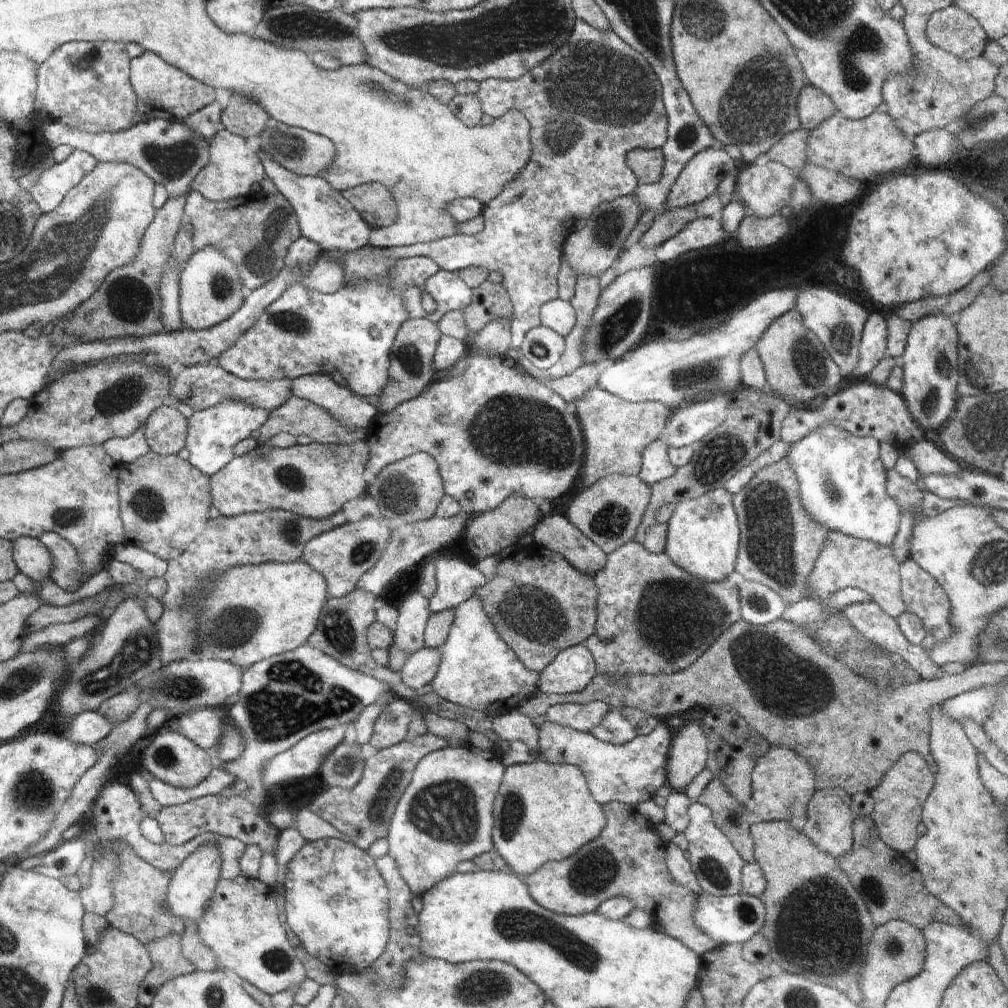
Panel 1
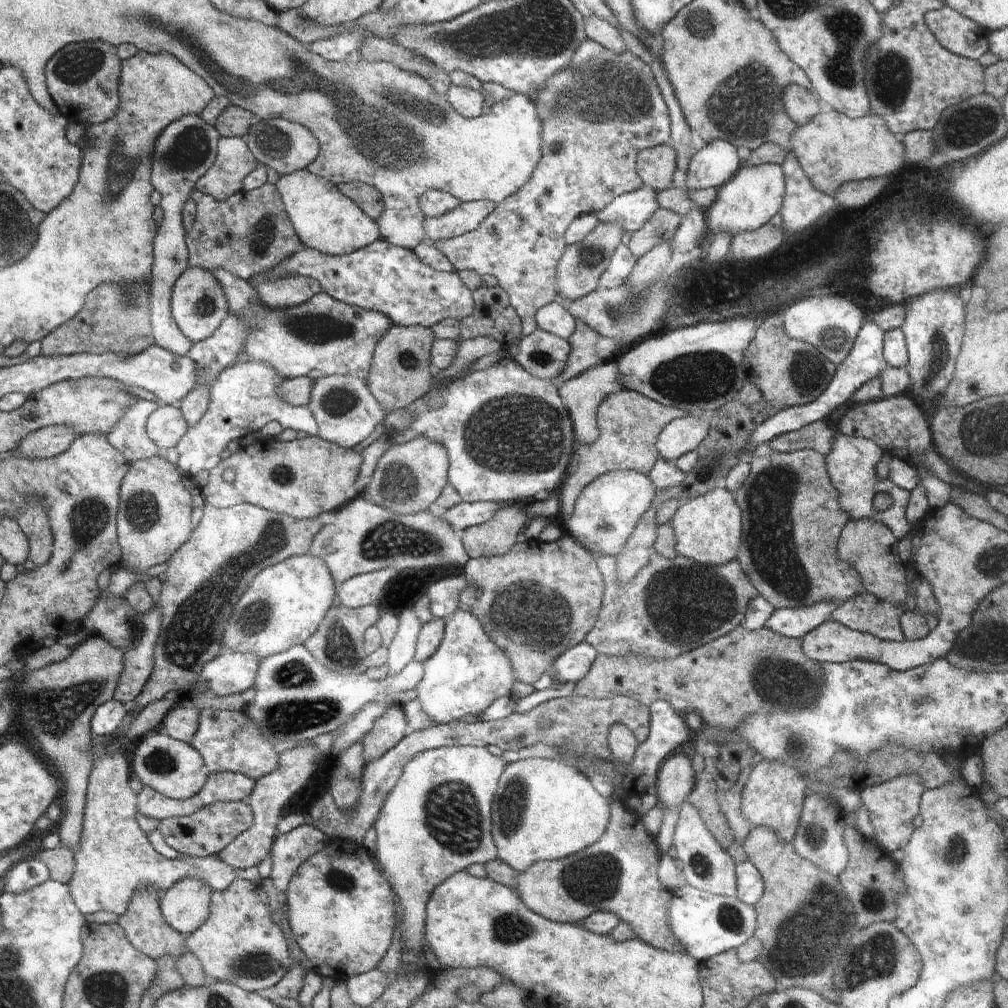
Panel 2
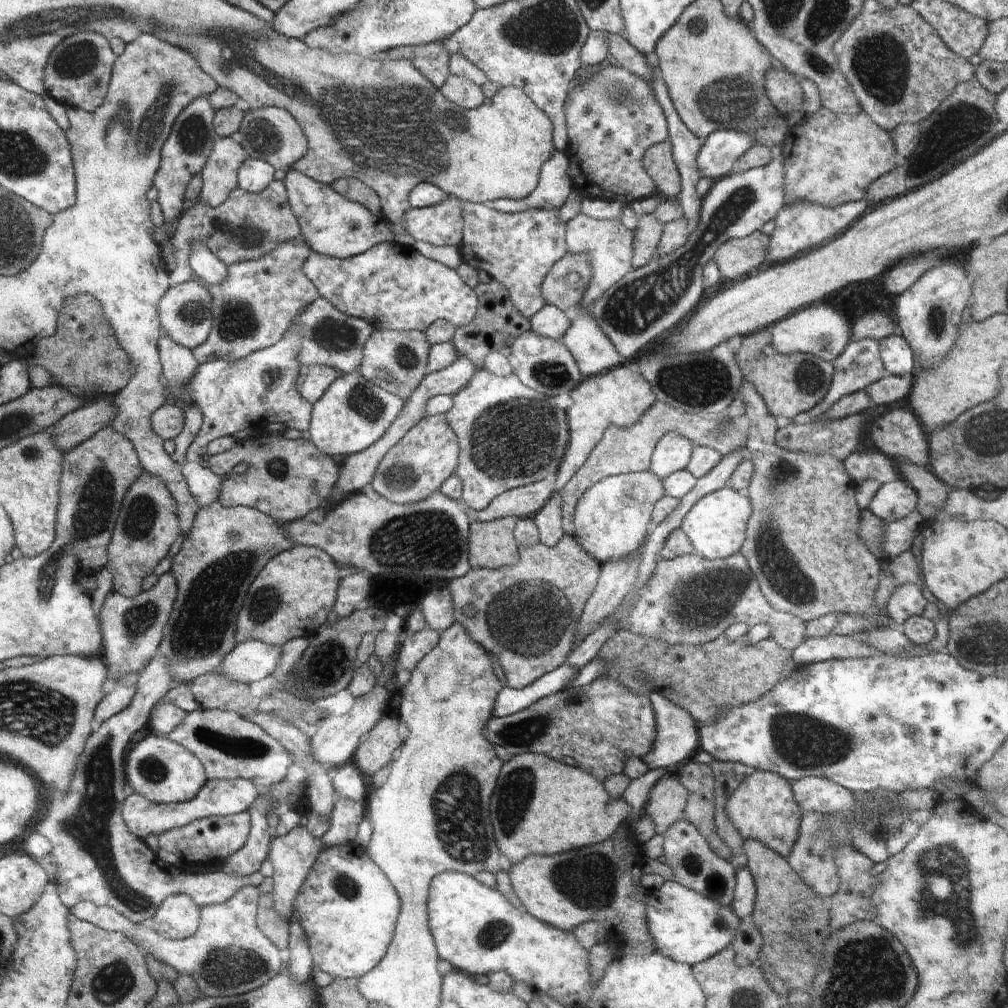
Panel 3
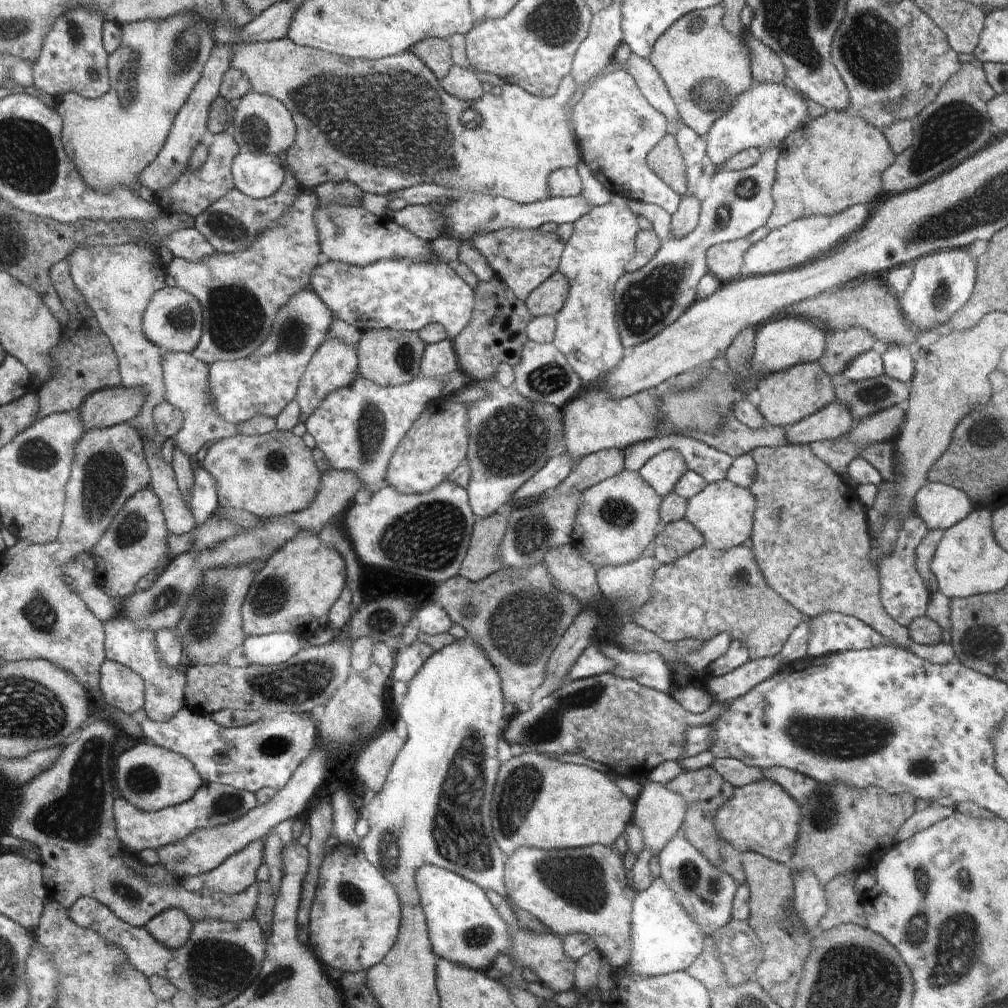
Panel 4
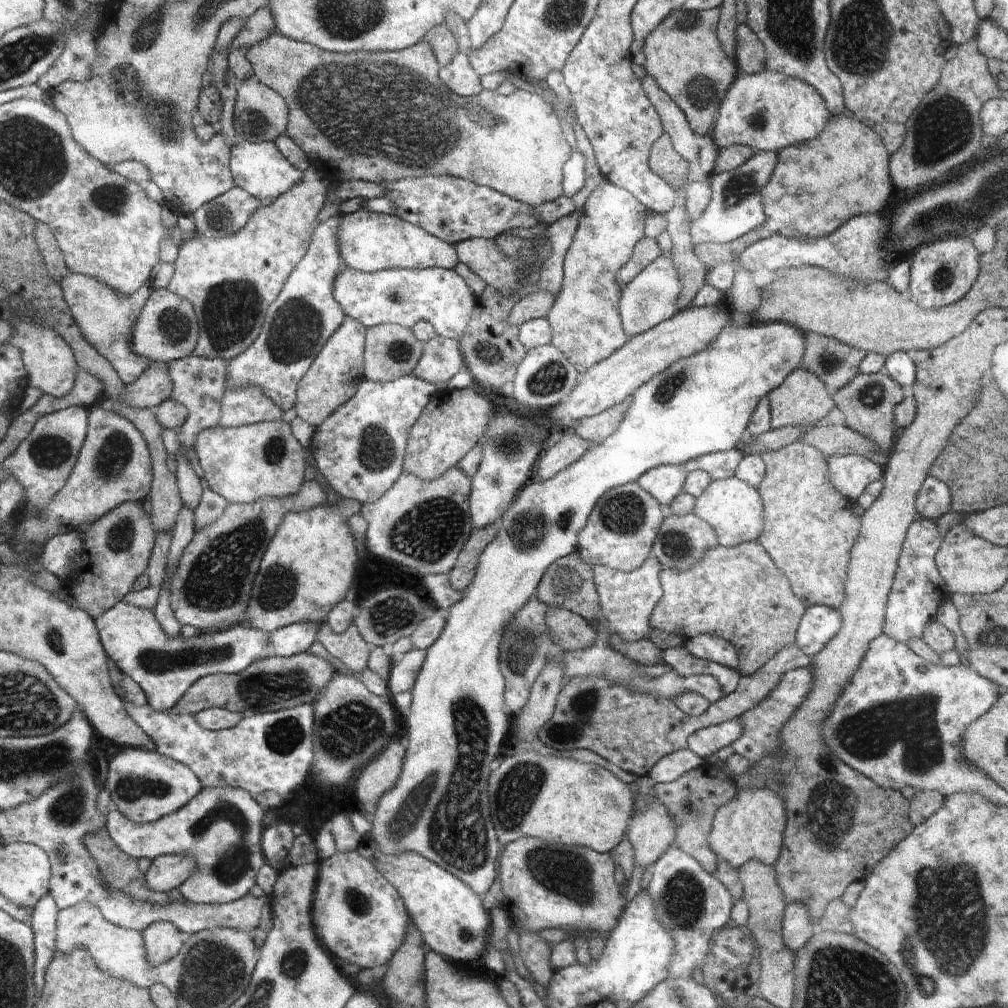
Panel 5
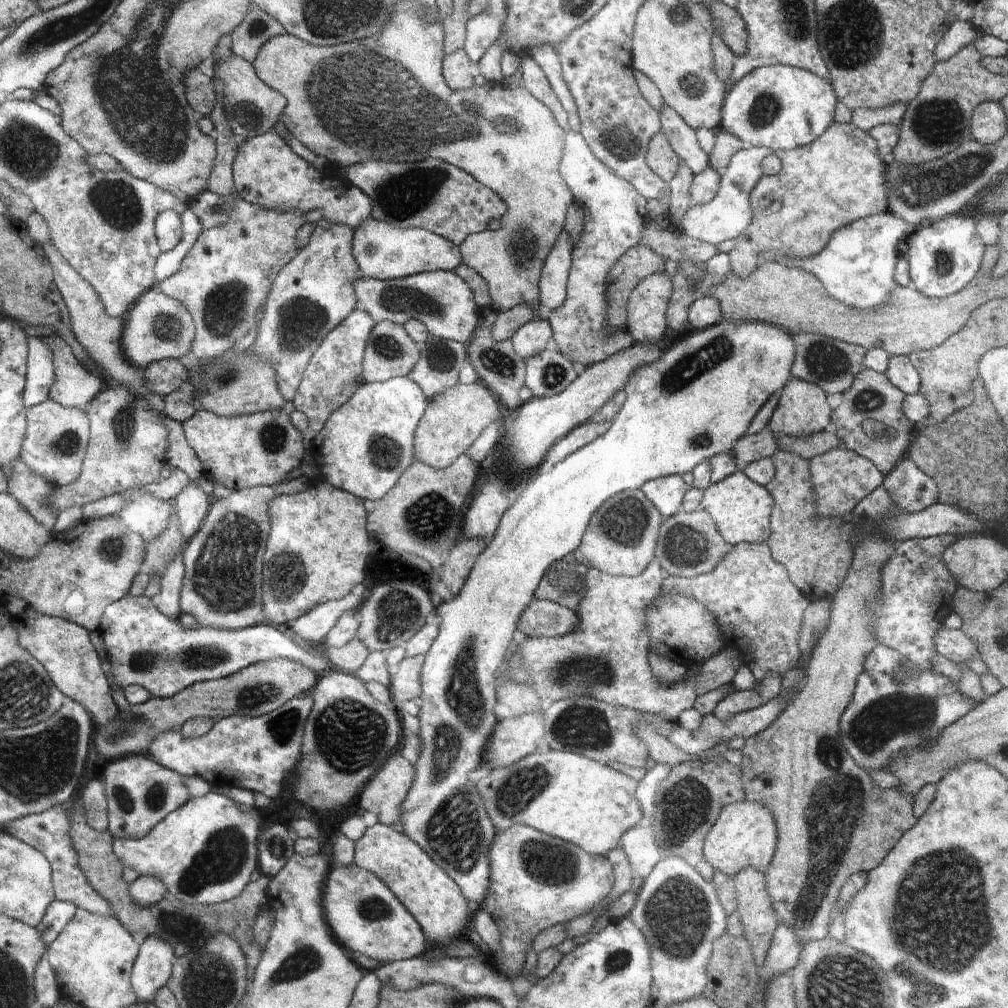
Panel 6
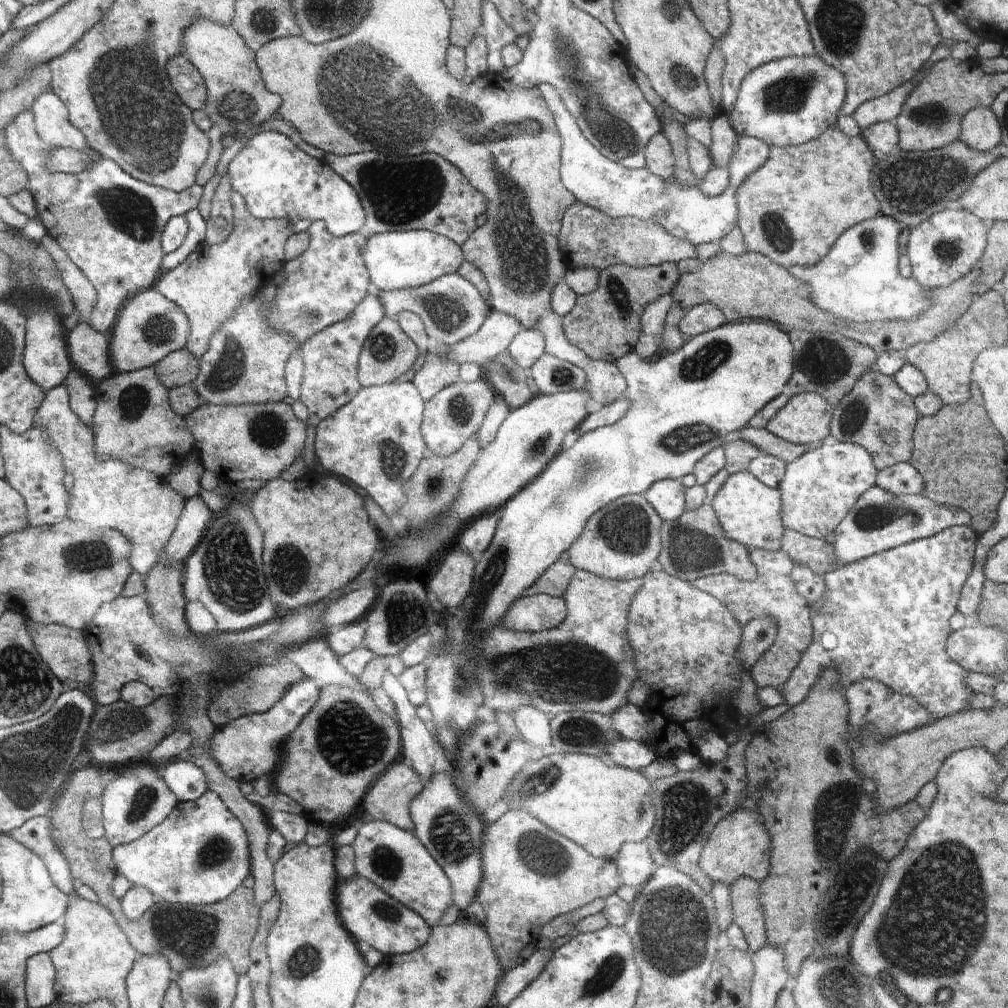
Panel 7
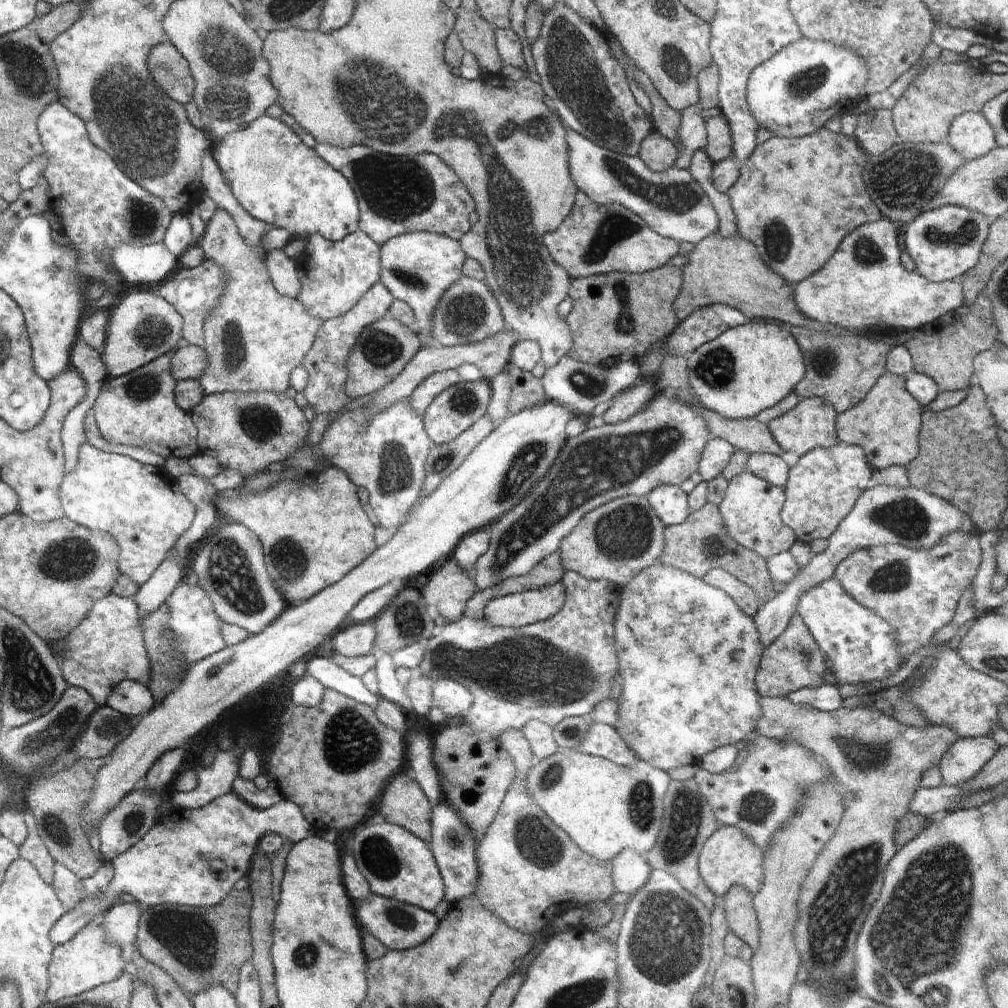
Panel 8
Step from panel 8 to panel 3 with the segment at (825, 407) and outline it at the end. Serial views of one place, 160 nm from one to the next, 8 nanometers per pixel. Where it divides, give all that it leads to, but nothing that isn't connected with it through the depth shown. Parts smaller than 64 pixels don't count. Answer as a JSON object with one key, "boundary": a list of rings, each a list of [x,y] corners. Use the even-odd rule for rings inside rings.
{"boundary":[[[768,328],[747,334],[735,359],[745,380],[754,385],[754,390],[759,392],[770,414],[775,418],[791,419],[810,410],[826,396],[831,388],[834,367],[813,354],[783,355],[775,351],[770,340]]]}

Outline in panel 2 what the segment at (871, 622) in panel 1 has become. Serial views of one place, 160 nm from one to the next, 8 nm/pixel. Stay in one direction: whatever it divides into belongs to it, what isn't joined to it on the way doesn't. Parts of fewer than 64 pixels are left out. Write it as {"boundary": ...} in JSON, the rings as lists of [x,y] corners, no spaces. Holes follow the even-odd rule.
{"boundary":[[[862,591],[838,605],[829,619],[881,641],[901,643],[905,640],[899,621],[902,613],[902,610],[889,602]]]}

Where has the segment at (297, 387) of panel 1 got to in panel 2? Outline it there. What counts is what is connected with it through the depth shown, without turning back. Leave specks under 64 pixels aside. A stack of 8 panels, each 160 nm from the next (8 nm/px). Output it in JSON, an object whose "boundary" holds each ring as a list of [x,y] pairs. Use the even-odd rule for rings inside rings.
{"boundary":[[[325,375],[313,380],[307,407],[318,425],[318,437],[338,446],[353,449],[366,440],[376,426],[385,422],[385,408],[374,398],[365,380],[350,375]]]}

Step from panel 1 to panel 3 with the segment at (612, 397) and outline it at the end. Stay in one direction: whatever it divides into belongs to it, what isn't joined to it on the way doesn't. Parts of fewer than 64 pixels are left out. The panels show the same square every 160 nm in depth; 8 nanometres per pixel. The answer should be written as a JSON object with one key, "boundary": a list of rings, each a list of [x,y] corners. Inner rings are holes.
{"boundary":[[[656,401],[651,407],[648,407],[642,414],[636,419],[636,422],[632,424],[626,425],[625,427],[619,427],[616,425],[610,425],[604,431],[603,437],[600,439],[600,442],[592,449],[588,460],[580,467],[580,470],[576,472],[576,474],[568,481],[568,484],[559,491],[559,499],[561,502],[562,509],[562,524],[563,531],[565,534],[569,534],[573,536],[574,530],[574,519],[573,514],[575,511],[576,503],[578,499],[582,496],[582,493],[590,488],[596,482],[601,481],[603,478],[618,475],[622,473],[633,473],[638,471],[648,471],[651,463],[651,456],[654,452],[656,444],[660,440],[660,437],[663,434],[666,434],[670,431],[679,432],[681,435],[684,435],[686,438],[689,438],[694,446],[702,446],[708,447],[712,450],[718,451],[720,455],[727,455],[729,452],[736,450],[737,448],[744,447],[744,442],[746,438],[744,434],[741,434],[737,431],[735,424],[731,420],[731,424],[726,427],[727,433],[722,437],[715,437],[715,430],[721,429],[723,426],[722,422],[718,422],[717,419],[721,419],[721,417],[717,417],[716,420],[708,420],[699,414],[690,414],[685,412],[680,412],[663,402]]]}

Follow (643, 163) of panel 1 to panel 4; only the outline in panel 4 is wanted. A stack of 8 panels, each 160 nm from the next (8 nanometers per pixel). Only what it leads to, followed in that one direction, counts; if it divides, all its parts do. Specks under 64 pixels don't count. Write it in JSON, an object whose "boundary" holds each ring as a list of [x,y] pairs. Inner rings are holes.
{"boundary":[[[672,132],[666,134],[648,154],[650,170],[662,178],[681,198],[689,195],[686,164]]]}

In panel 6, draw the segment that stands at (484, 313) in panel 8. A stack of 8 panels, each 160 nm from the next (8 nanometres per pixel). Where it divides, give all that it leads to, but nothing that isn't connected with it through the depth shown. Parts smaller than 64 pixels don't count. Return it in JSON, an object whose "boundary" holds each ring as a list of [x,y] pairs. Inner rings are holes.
{"boundary":[[[432,271],[395,280],[370,277],[354,280],[356,309],[368,312],[374,322],[384,320],[404,325],[408,320],[420,320],[431,337],[466,344],[480,321],[480,308],[476,305],[470,286],[453,271]]]}

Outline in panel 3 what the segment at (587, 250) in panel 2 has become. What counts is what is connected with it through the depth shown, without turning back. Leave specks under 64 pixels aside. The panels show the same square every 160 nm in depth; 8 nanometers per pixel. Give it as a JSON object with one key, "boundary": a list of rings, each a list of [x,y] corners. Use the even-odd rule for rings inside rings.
{"boundary":[[[568,251],[548,271],[541,286],[542,296],[548,305],[562,312],[574,308],[583,301],[593,268],[586,253]]]}

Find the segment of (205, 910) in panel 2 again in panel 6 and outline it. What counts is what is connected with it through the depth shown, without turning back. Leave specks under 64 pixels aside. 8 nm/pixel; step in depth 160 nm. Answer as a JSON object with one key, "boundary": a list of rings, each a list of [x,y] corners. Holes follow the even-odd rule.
{"boundary":[[[156,936],[144,938],[139,946],[131,974],[130,986],[136,994],[136,1004],[154,1002],[156,992],[166,987],[175,961],[174,948]]]}

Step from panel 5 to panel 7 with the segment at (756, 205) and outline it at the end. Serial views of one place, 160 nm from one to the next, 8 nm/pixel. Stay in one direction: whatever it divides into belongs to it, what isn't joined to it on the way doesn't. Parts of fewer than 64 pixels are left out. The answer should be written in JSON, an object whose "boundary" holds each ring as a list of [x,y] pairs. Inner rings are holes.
{"boundary":[[[541,83],[537,88],[548,110],[552,112],[559,131],[562,184],[574,194],[577,202],[592,206],[611,218],[637,217],[658,224],[674,238],[684,239],[694,247],[699,244],[713,244],[714,240],[721,240],[730,230],[737,227],[736,188],[740,188],[742,180],[746,180],[766,162],[770,147],[762,140],[748,136],[738,138],[738,149],[731,159],[730,184],[722,195],[710,197],[702,194],[698,185],[680,188],[674,180],[669,184],[667,180],[655,176],[648,168],[628,169],[614,160],[608,160],[582,135],[554,86]]]}

